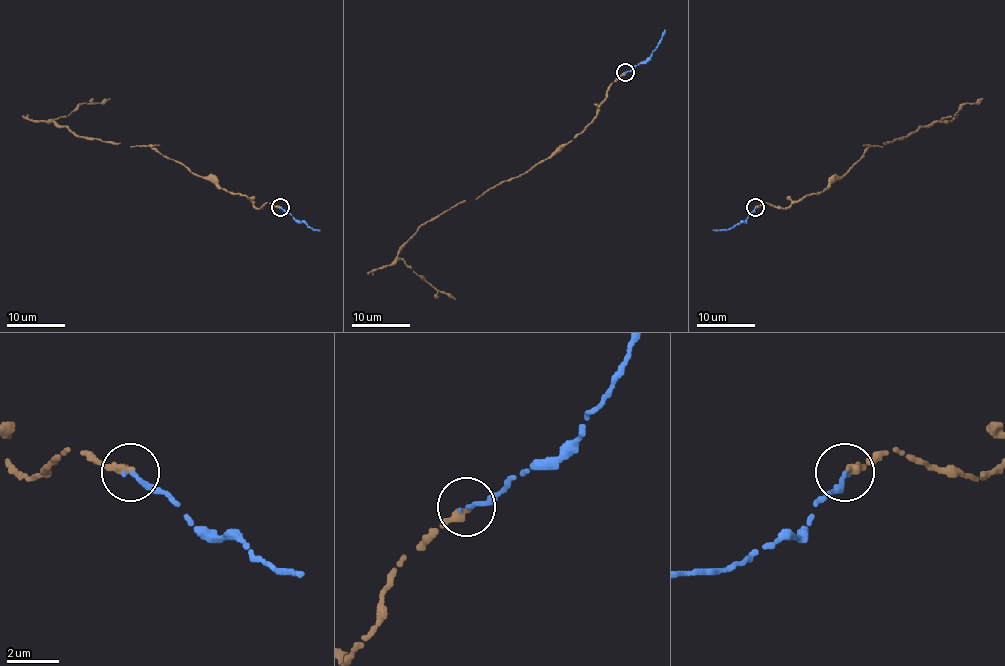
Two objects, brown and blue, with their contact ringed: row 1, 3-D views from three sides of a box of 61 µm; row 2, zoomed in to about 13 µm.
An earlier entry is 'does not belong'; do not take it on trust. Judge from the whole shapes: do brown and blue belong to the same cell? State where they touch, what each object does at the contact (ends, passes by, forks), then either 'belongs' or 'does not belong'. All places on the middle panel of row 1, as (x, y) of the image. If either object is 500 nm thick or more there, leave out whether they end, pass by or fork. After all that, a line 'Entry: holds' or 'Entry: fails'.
at (625, 72); brown ends there; blue ends there; belongs
Entry: fails

